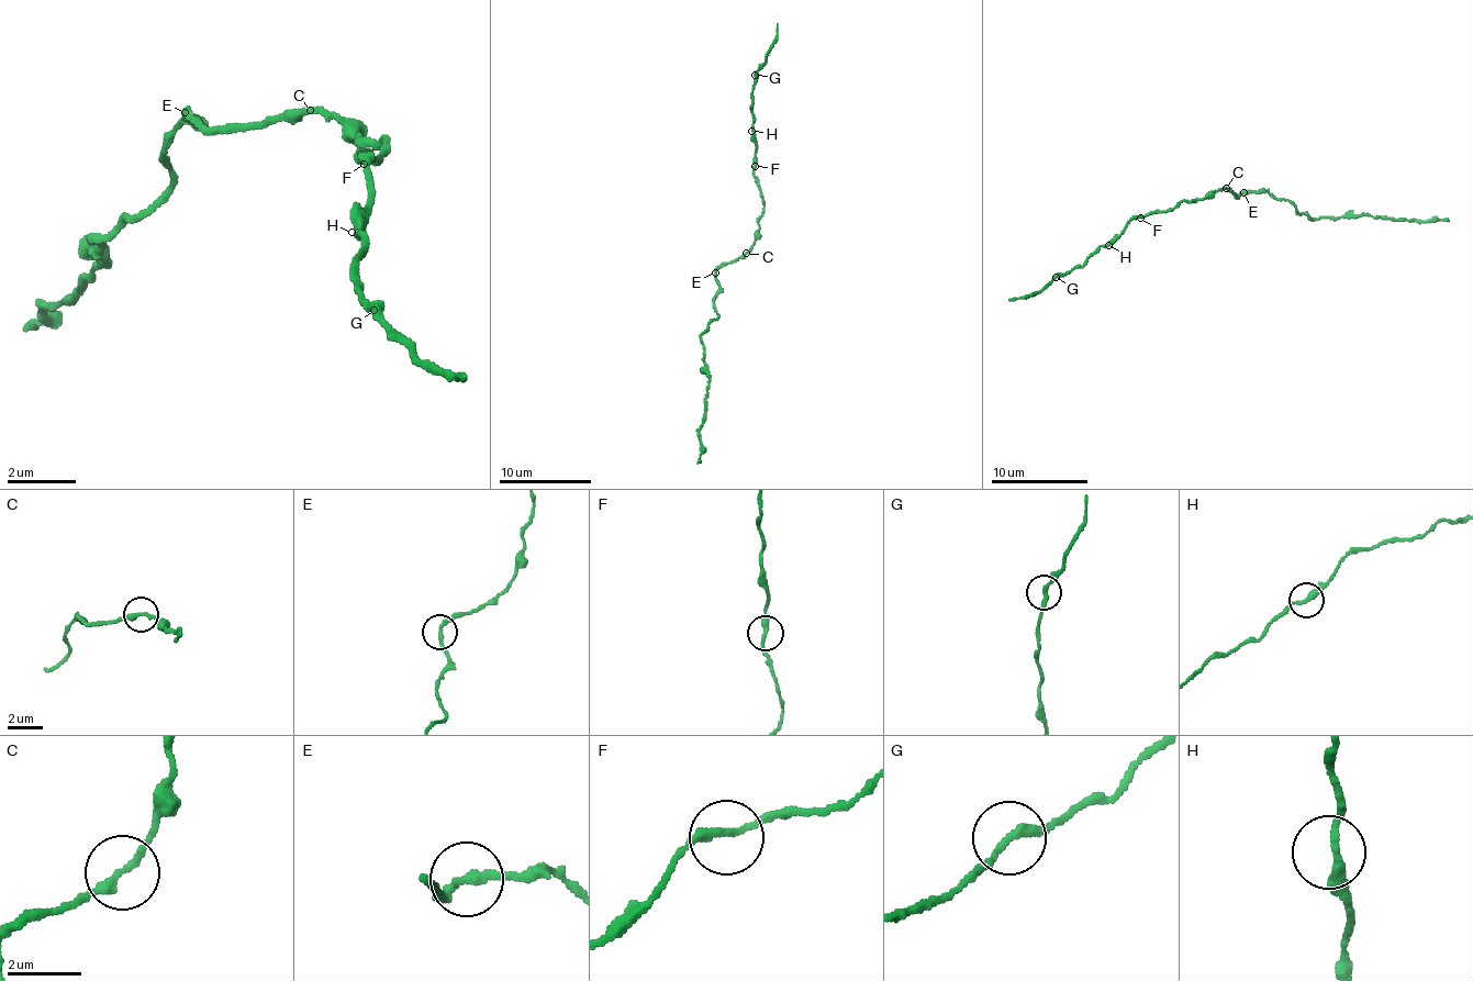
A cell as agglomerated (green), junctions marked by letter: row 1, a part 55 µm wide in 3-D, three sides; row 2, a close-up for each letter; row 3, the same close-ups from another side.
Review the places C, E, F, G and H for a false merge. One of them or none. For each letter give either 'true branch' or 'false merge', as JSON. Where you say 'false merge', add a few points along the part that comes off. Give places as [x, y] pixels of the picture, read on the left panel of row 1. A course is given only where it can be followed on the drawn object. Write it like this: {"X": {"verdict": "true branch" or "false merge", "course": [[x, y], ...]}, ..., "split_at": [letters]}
{"C": {"verdict": "true branch"}, "E": {"verdict": "true branch"}, "F": {"verdict": "true branch"}, "G": {"verdict": "true branch"}, "H": {"verdict": "true branch"}, "split_at": []}

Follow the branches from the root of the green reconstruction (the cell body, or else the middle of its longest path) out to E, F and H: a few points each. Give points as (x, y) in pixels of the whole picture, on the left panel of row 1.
E: (311, 109), (265, 114), (255, 124), (237, 125), (211, 126), (192, 113), (182, 115)
F: (311, 109), (342, 118), (364, 142), (380, 136), (378, 159), (375, 149), (364, 164)
H: (311, 109), (382, 142), (360, 160), (371, 200), (352, 232)

